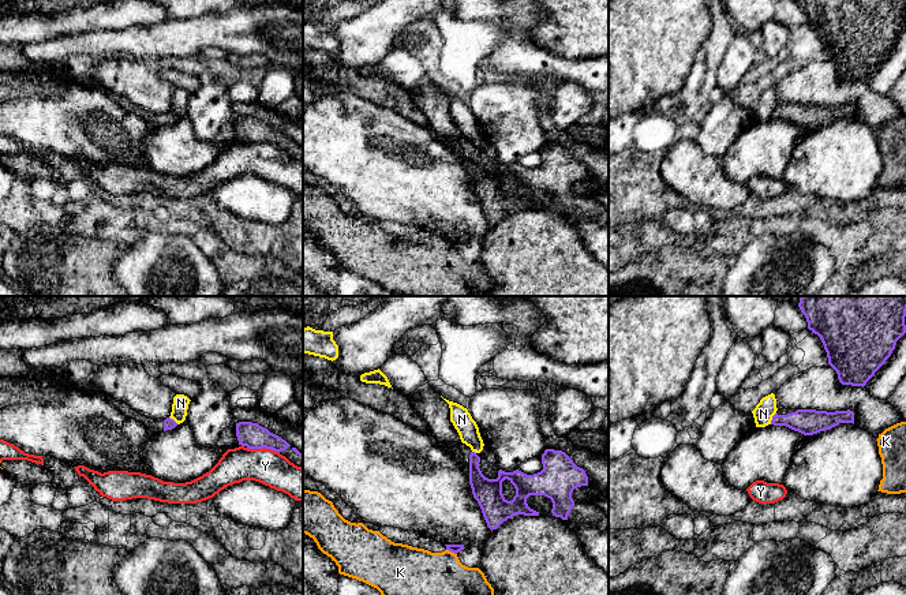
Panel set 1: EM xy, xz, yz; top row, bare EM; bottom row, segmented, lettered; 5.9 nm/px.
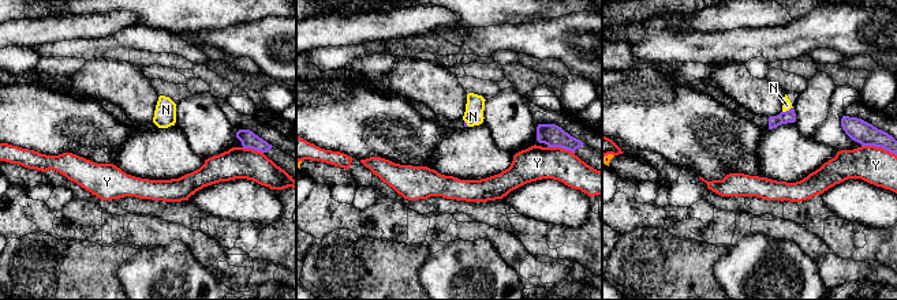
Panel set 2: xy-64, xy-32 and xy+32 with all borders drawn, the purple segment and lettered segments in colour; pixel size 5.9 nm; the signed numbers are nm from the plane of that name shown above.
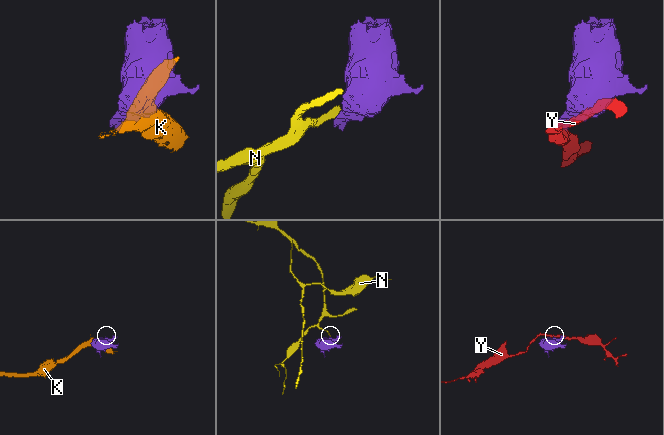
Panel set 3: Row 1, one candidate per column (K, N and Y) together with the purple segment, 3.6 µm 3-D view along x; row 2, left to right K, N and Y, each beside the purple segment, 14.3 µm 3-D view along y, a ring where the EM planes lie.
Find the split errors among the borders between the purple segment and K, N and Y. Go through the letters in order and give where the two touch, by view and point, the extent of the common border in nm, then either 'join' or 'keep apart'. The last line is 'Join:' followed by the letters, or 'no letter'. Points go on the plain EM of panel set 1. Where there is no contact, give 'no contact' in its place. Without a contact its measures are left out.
K: contact xz (452, 246); length 70 nm; keep apart
N: contact yz (772, 112); length 80 nm; keep apart
Y: contact xy (264, 141); length 200 nm; keep apart
Join: no letter

